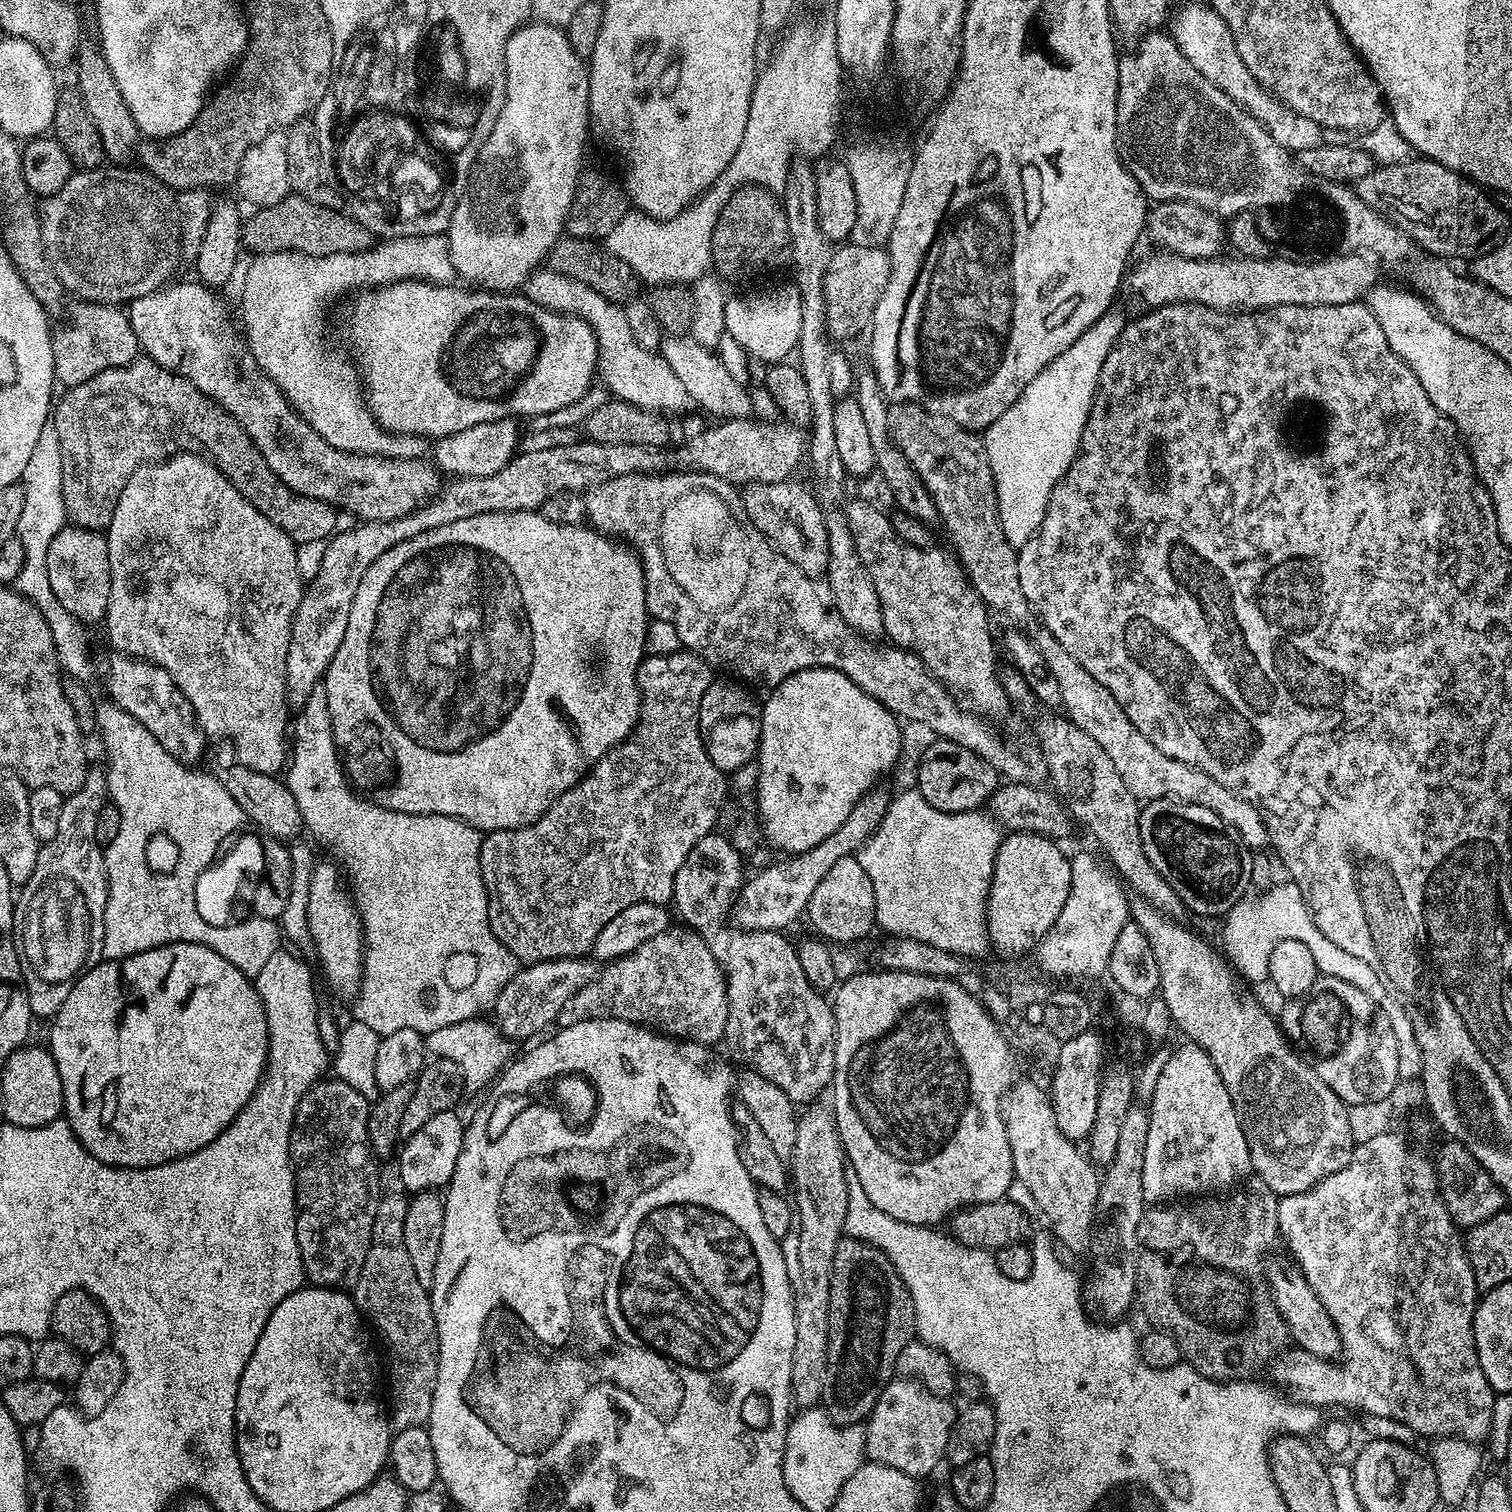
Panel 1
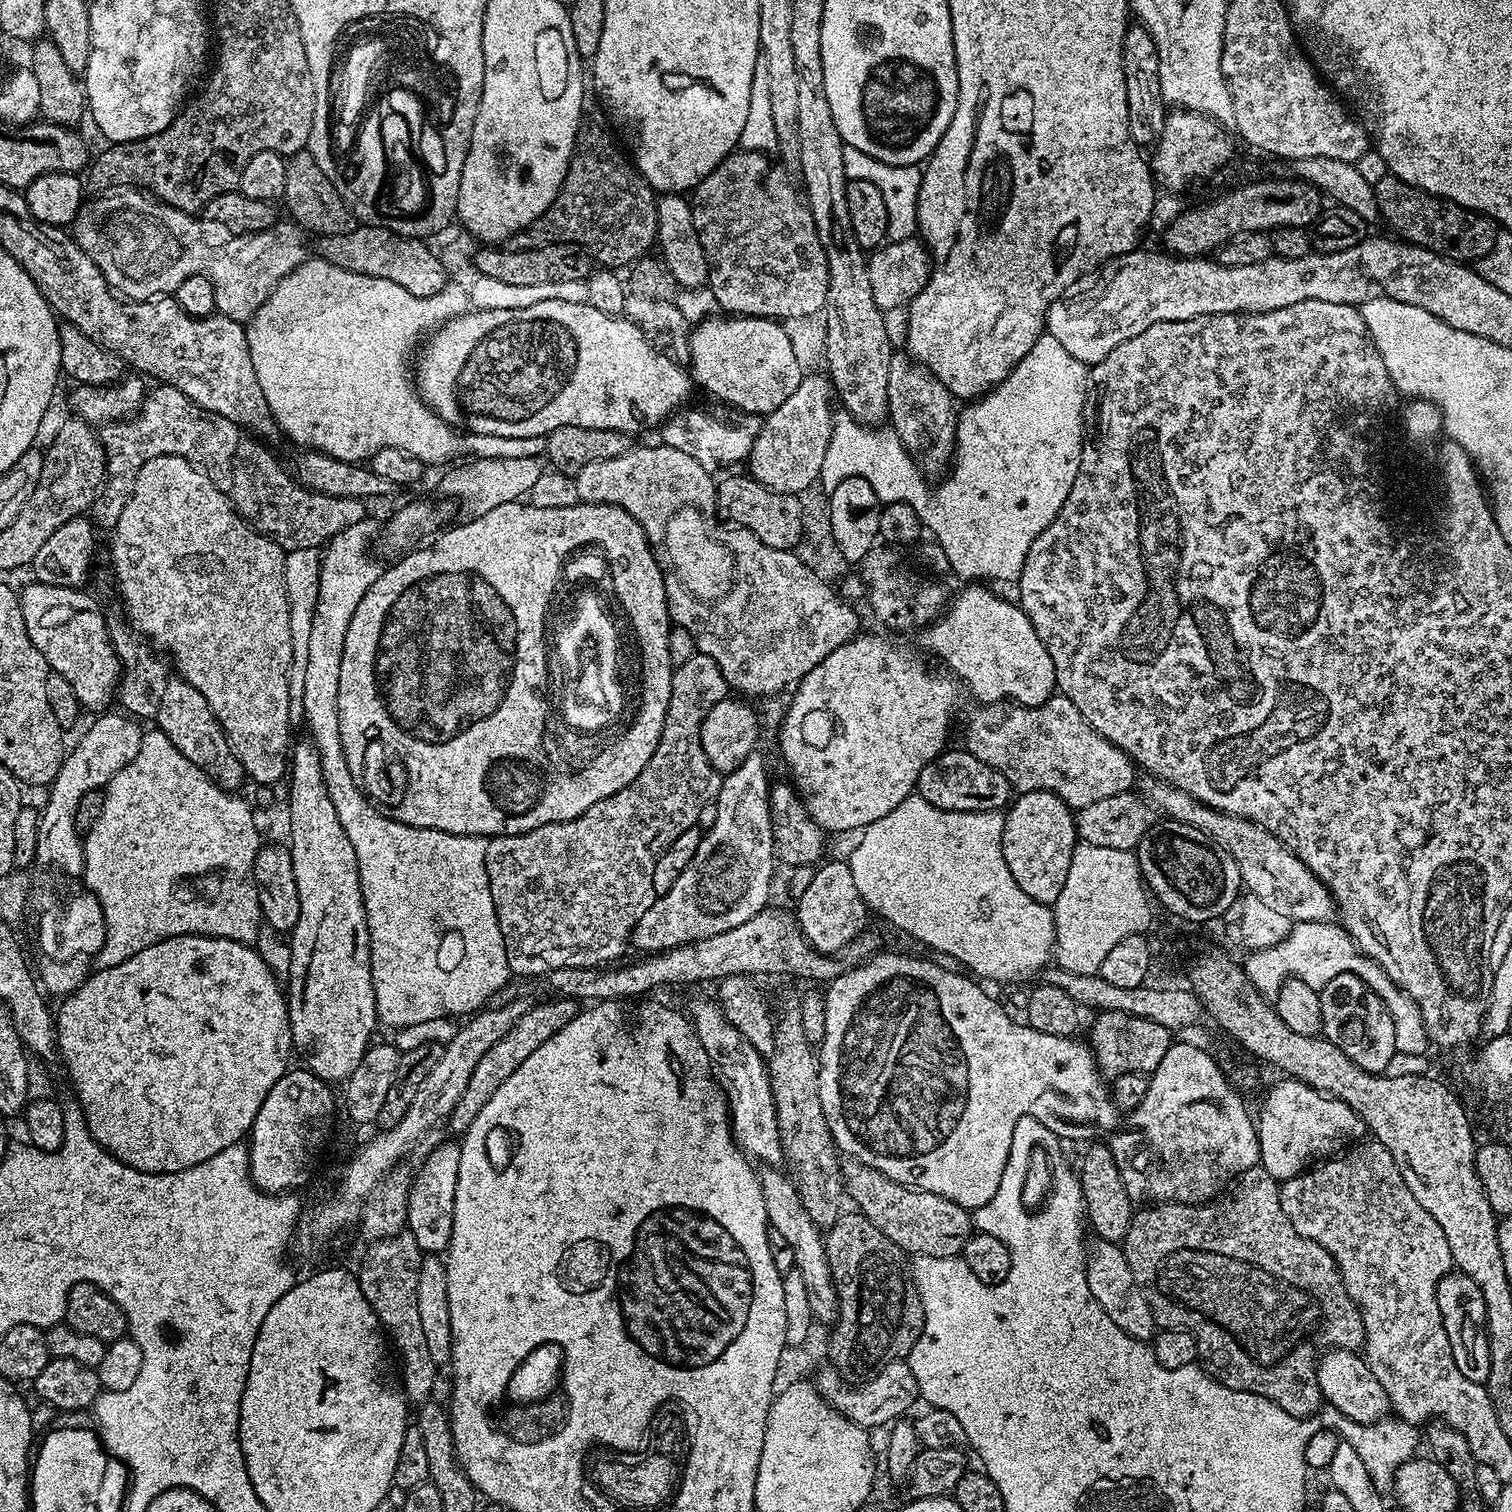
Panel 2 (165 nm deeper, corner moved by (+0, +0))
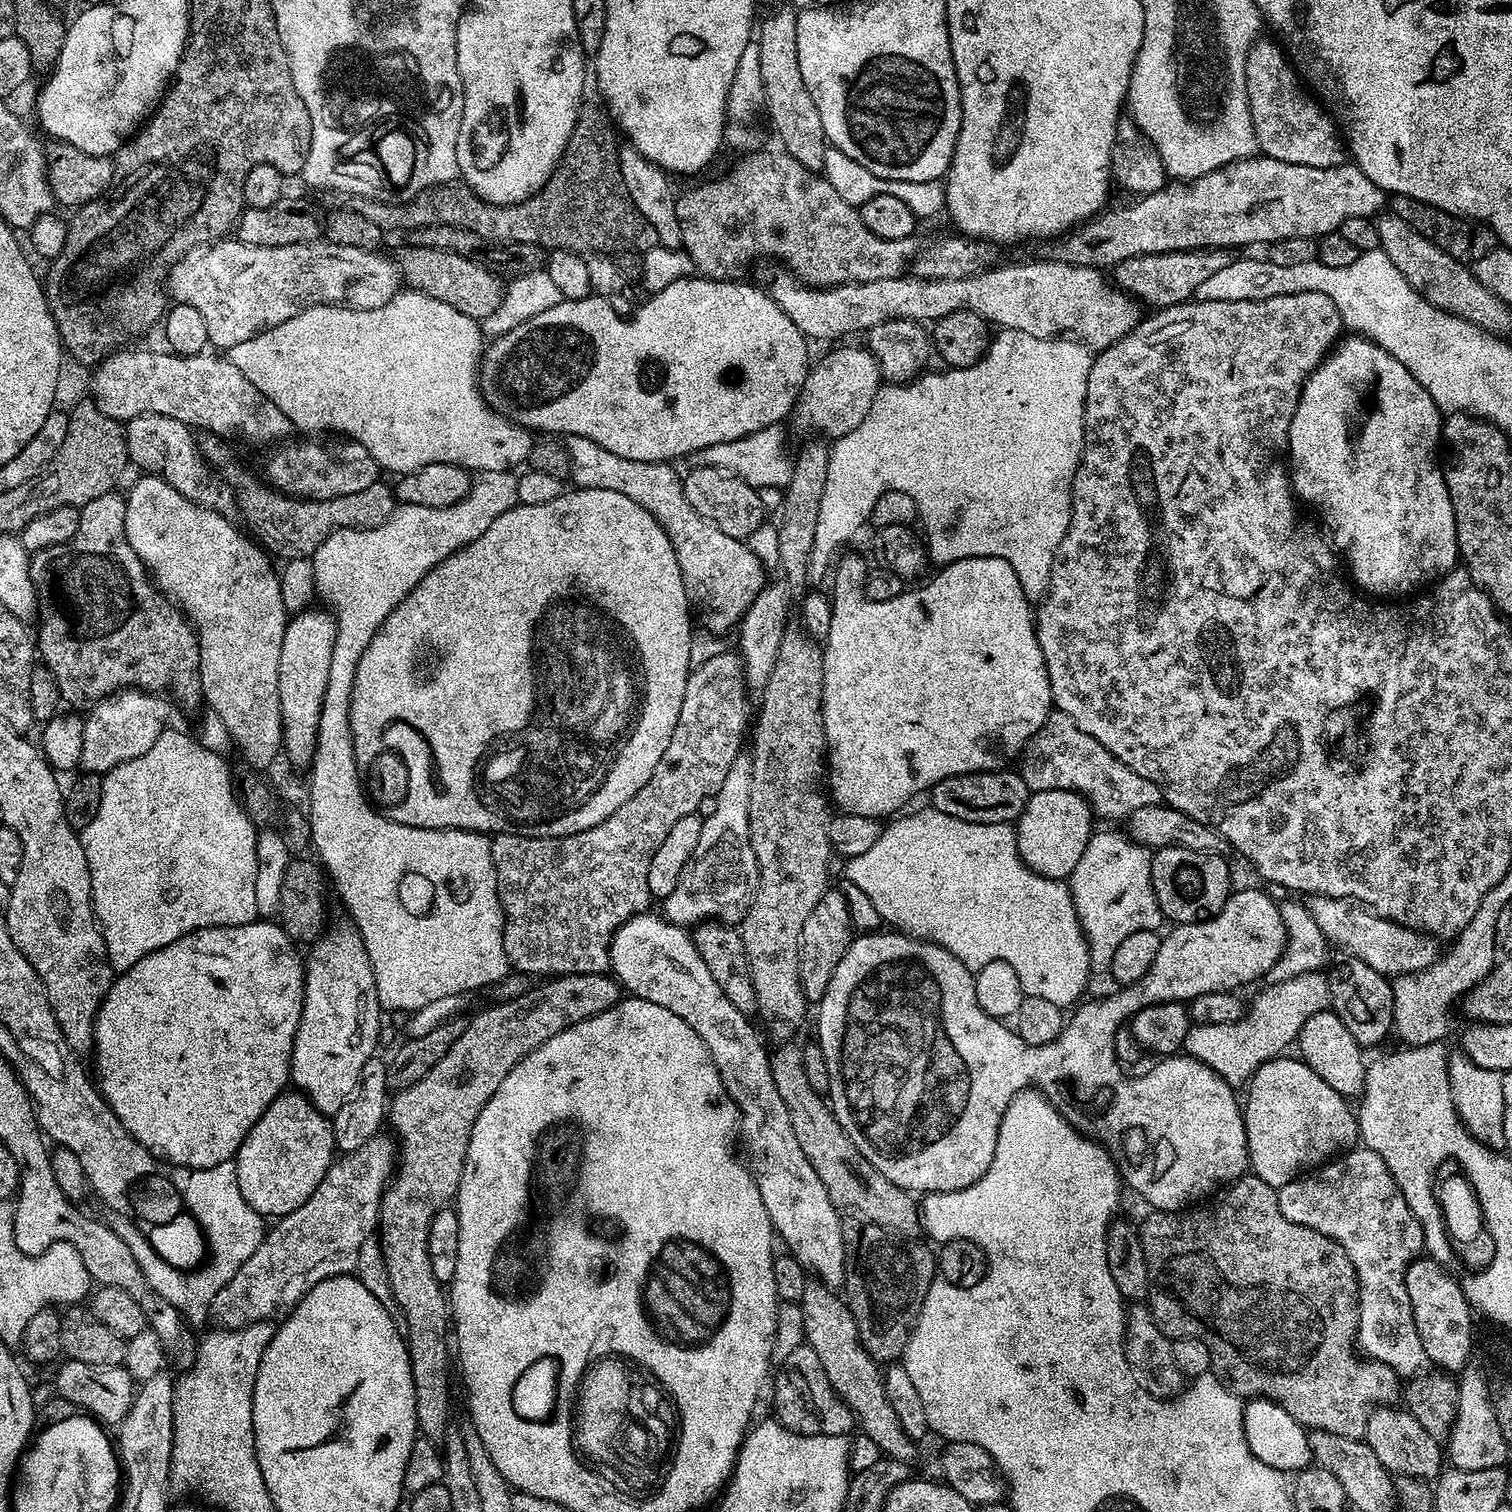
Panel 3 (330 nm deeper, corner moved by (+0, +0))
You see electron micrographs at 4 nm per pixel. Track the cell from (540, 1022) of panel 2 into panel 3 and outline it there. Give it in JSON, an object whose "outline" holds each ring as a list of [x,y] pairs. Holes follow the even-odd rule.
{"outline":[[[602,972],[557,976],[537,984],[540,984],[537,988],[536,985],[529,987],[528,991],[523,992],[518,998],[493,1003],[493,1008],[478,1013],[473,1018],[472,1024],[470,1020],[465,1027],[458,1042],[450,1046],[448,1053],[417,1084],[399,1089],[391,1097],[390,1107],[387,1109],[387,1123],[389,1125],[392,1123],[391,1131],[398,1141],[398,1163],[388,1187],[384,1190],[384,1195],[380,1198],[378,1239],[386,1258],[386,1274],[390,1274],[390,1290],[394,1290],[394,1298],[398,1298],[398,1306],[404,1315],[402,1324],[406,1329],[410,1370],[414,1378],[416,1427],[419,1435],[425,1440],[440,1442],[449,1435],[447,1432],[450,1404],[448,1390],[450,1300],[441,1282],[434,1276],[427,1240],[430,1238],[433,1218],[457,1199],[474,1122],[486,1106],[486,1102],[490,1102],[494,1090],[498,1090],[502,1078],[506,1078],[506,1074],[510,1074],[510,1070],[514,1070],[514,1066],[518,1066],[522,1058],[526,1058],[538,1046],[554,1038],[554,1034],[586,1018],[594,1018],[610,1010],[610,1006],[614,1006],[622,999],[619,983],[611,975]]]}

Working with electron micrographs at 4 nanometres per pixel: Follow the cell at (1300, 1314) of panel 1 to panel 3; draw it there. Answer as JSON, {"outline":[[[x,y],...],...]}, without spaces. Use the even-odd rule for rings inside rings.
{"outline":[[[1377,1406],[1373,1408],[1368,1413],[1368,1425],[1363,1439],[1367,1440],[1370,1450],[1374,1450],[1378,1462],[1382,1462],[1382,1466],[1386,1466],[1386,1470],[1397,1477],[1432,1482],[1442,1471],[1441,1441],[1430,1438],[1430,1434],[1426,1434],[1426,1430],[1422,1430],[1422,1426],[1418,1426],[1418,1422],[1414,1422],[1410,1413],[1399,1407]]]}

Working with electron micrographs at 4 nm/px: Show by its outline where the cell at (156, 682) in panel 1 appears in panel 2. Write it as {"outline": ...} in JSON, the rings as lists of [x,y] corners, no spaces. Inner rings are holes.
{"outline":[[[28,584],[19,589],[22,606],[22,622],[26,622],[26,634],[30,634],[30,642],[38,646],[42,658],[46,658],[49,669],[56,672],[74,689],[81,709],[100,714],[114,704],[114,689],[120,683],[120,659],[116,657],[116,645],[108,636],[108,620],[100,613],[100,604],[88,593],[79,588],[63,588],[60,584]]]}

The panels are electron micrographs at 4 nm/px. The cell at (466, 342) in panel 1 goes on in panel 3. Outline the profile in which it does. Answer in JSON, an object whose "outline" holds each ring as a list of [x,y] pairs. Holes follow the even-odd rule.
{"outline":[[[689,278],[687,280],[679,280],[674,282],[670,289],[670,297],[672,296],[672,316],[664,308],[648,308],[641,314],[637,320],[627,320],[624,316],[619,316],[616,313],[616,308],[611,299],[597,296],[595,294],[582,298],[581,300],[565,300],[561,299],[558,306],[550,306],[550,310],[542,310],[542,314],[534,314],[534,318],[530,318],[530,322],[522,322],[522,326],[514,326],[514,330],[510,330],[506,334],[495,337],[485,347],[483,357],[478,365],[478,387],[480,395],[484,397],[484,401],[494,409],[499,416],[505,416],[513,424],[531,430],[533,433],[537,432],[564,432],[568,436],[581,436],[582,438],[590,438],[590,442],[598,442],[598,446],[602,446],[602,450],[610,450],[610,454],[618,454],[618,458],[634,458],[634,462],[658,462],[663,464],[665,462],[675,461],[675,456],[684,456],[690,458],[698,450],[702,450],[706,446],[718,446],[718,442],[734,442],[738,438],[746,438],[746,434],[754,434],[758,430],[762,430],[766,426],[774,426],[784,422],[784,419],[793,415],[796,400],[800,396],[800,391],[804,385],[804,380],[808,376],[810,367],[810,359],[808,360],[809,341],[798,330],[798,326],[794,326],[794,322],[790,322],[790,318],[786,318],[784,311],[772,301],[771,296],[763,287],[755,288],[752,284],[740,284],[744,282],[737,282],[736,280],[709,280],[707,278]],[[647,360],[653,360],[654,363],[660,364],[660,368],[664,371],[664,381],[661,382],[660,388],[656,388],[653,392],[647,392],[644,389],[644,384],[640,381],[640,371],[644,368],[644,363]]]}

